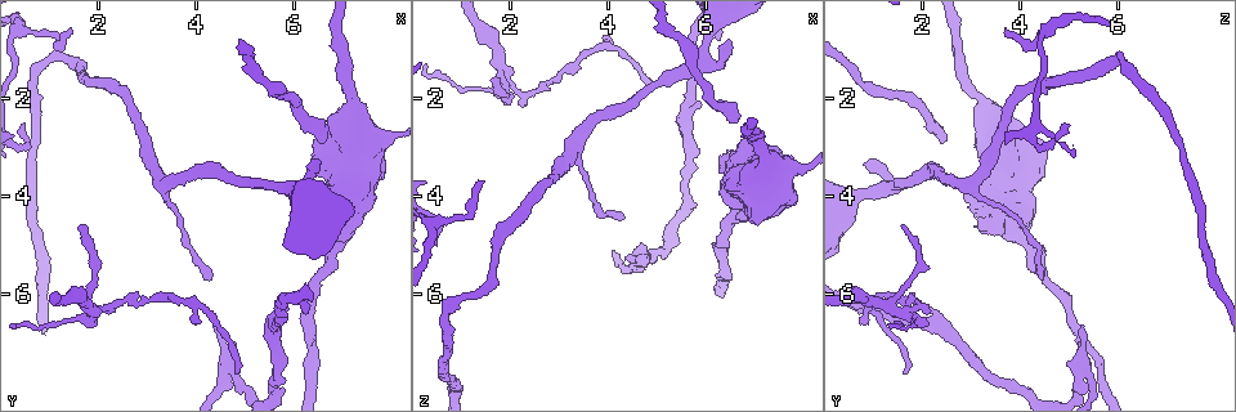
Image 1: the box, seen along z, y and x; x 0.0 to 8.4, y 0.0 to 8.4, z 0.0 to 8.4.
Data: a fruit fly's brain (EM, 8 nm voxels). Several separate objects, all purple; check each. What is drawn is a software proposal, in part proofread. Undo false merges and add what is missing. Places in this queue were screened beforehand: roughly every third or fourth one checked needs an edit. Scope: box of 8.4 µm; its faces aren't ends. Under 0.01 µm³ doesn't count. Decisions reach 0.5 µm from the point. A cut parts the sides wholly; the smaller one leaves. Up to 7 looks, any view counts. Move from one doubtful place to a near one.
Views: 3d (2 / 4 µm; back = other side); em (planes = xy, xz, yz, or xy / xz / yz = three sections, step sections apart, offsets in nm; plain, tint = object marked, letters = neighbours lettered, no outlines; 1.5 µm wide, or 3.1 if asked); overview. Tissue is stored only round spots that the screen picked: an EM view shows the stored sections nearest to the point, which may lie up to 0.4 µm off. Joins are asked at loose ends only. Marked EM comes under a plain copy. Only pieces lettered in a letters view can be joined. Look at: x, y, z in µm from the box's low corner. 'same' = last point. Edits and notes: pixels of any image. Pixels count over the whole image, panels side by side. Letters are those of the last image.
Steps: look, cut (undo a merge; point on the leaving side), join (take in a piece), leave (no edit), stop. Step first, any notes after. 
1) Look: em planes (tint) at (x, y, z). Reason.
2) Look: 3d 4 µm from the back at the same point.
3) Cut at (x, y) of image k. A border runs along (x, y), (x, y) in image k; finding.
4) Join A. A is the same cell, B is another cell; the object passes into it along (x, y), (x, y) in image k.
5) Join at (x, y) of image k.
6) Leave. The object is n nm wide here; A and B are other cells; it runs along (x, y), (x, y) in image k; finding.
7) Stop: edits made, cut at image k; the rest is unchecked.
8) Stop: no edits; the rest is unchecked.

Look: 3d 4 µm at (6.45, 3.35, 0.80).

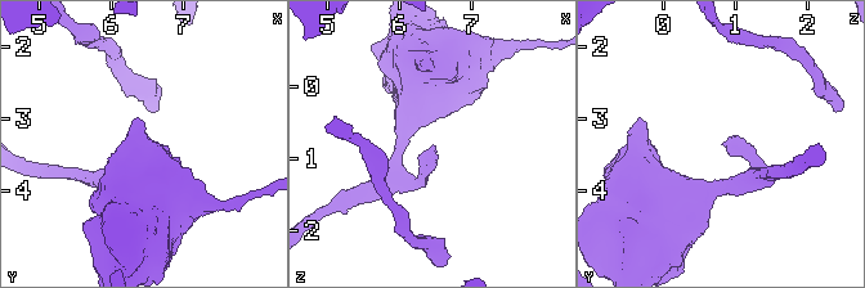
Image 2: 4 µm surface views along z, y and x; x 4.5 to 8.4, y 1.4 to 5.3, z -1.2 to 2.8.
Look: em planes (letters) at (6.50, 3.30, 0.85).

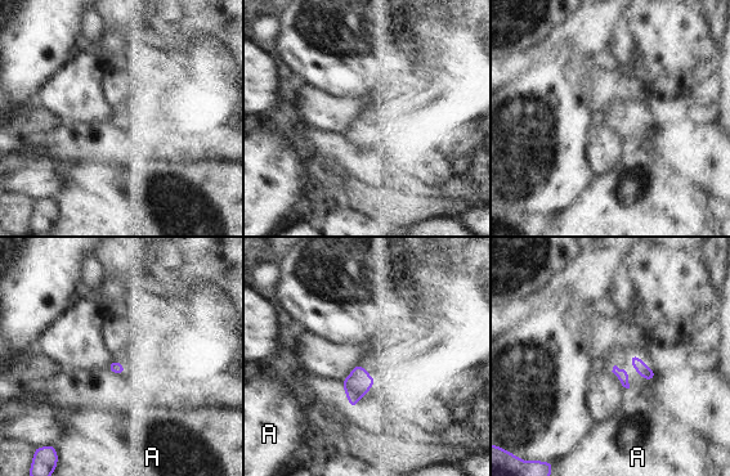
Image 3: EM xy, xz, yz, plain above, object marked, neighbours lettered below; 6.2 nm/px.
Leave. A is another cell; a border runs along (623, 386), (628, 389) in image 3; none of them fits.

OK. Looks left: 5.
Look: em xz step 4 (letters) at (4.30, 6.65, 5.25). Tapers out.

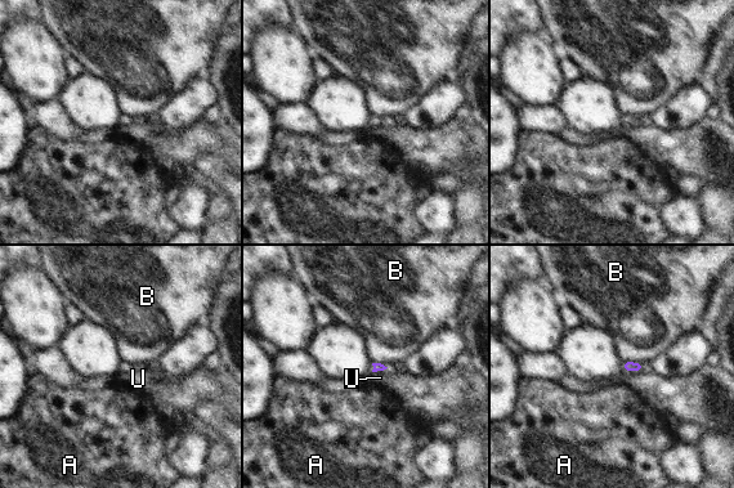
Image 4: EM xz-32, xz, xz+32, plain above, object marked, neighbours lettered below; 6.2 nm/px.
Look: em yz step 8 (letters) at the same point. Cut it another way.

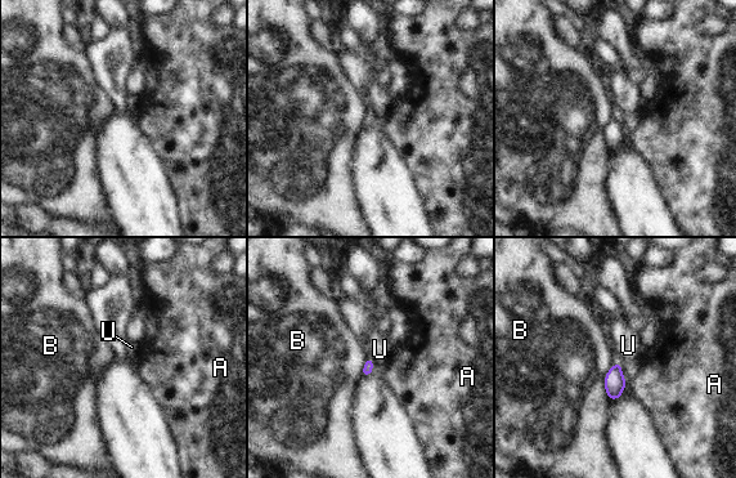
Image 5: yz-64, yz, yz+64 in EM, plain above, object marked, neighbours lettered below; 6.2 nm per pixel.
Leave. A, B and U are other cells; a border runs along (616, 361), (605, 375), (607, 398) in image 5; no lettered piece goes on from it.

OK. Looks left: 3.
Look: em yz step 4 (letters) at (1.45, 0.60, 3.65). Thin end.

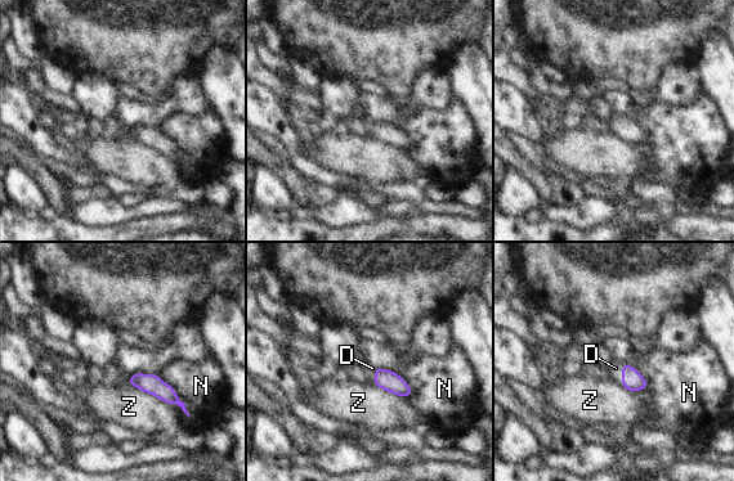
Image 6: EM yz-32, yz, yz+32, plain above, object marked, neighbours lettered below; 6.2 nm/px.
Look: em planes (letters) at the same point.

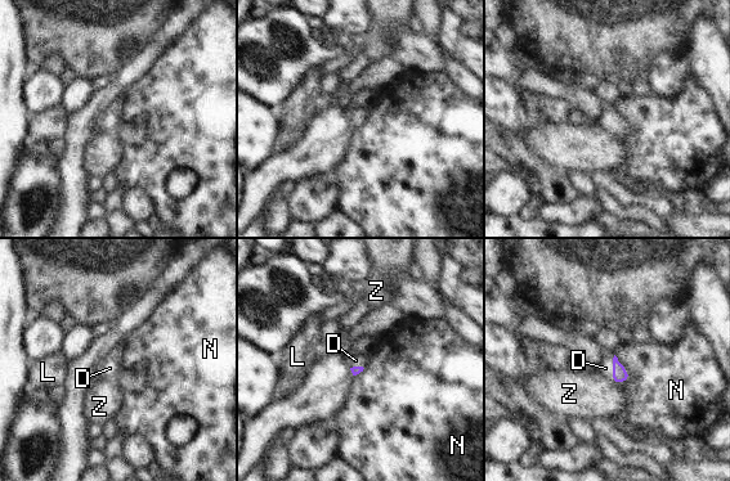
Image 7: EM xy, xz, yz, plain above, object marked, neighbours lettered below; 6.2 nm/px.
Join D. D is the same cell, L, N and Z are other cells; the object passes into it along (619, 374), (613, 367), (605, 368) in image 7; it goes on there.

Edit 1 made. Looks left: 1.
Stop: edits made, join at image 7; the rest is unchecked.

